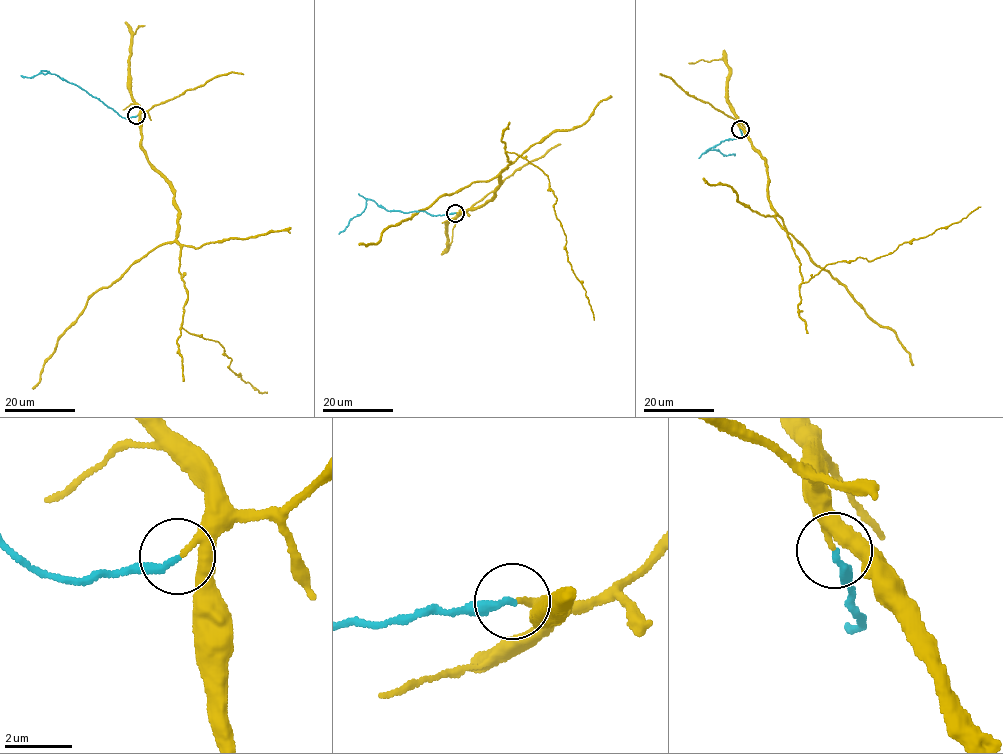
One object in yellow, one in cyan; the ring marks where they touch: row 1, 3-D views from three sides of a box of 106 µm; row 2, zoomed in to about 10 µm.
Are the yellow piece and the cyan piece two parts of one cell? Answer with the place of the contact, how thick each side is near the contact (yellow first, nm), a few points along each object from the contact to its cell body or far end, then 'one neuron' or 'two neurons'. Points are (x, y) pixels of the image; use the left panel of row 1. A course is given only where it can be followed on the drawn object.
(136, 115) | 190/220 nm | yellow via (137, 115), (141, 146), (178, 211), (187, 294), (182, 327), (218, 342), (231, 359), (230, 370), (267, 393) | cyan via (137, 115), (121, 117), (84, 89), (56, 75), (39, 73), (31, 78), (20, 75) | two neurons

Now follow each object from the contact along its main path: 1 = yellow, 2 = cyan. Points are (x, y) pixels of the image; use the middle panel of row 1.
1: (455, 212), (494, 195), (499, 172), (511, 163), (507, 151), (538, 166), (557, 198), (569, 262), (594, 320)
2: (455, 212), (439, 215), (421, 211), (390, 211), (369, 199), (360, 215), (338, 234)

